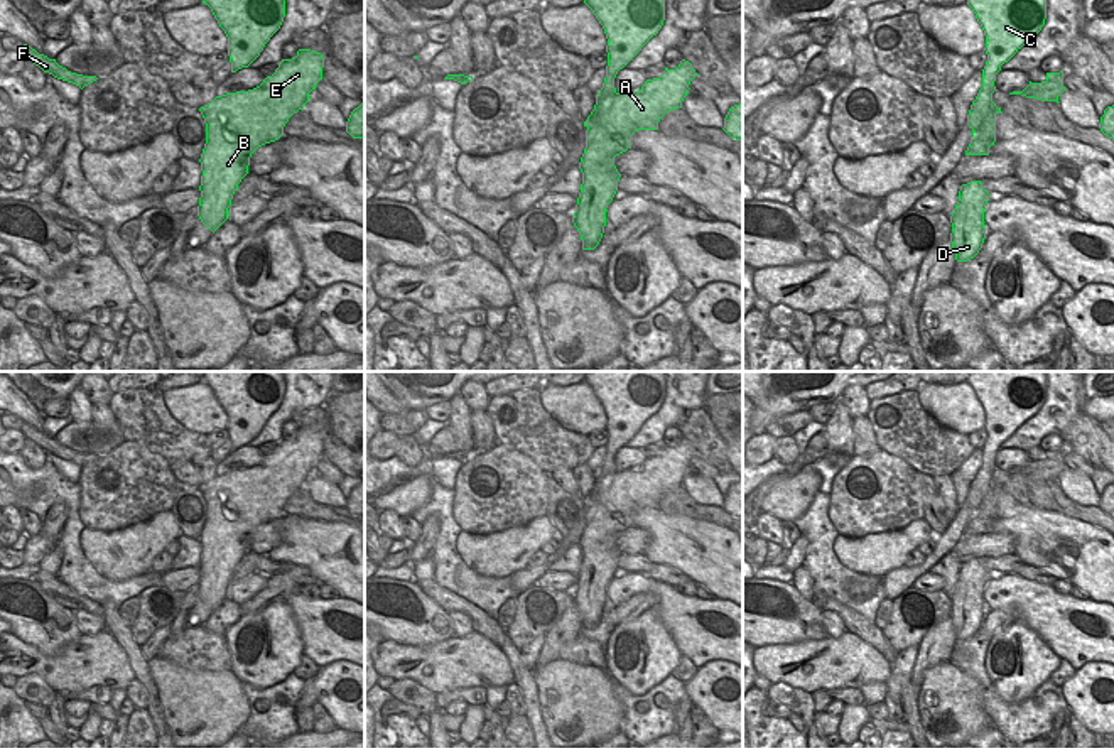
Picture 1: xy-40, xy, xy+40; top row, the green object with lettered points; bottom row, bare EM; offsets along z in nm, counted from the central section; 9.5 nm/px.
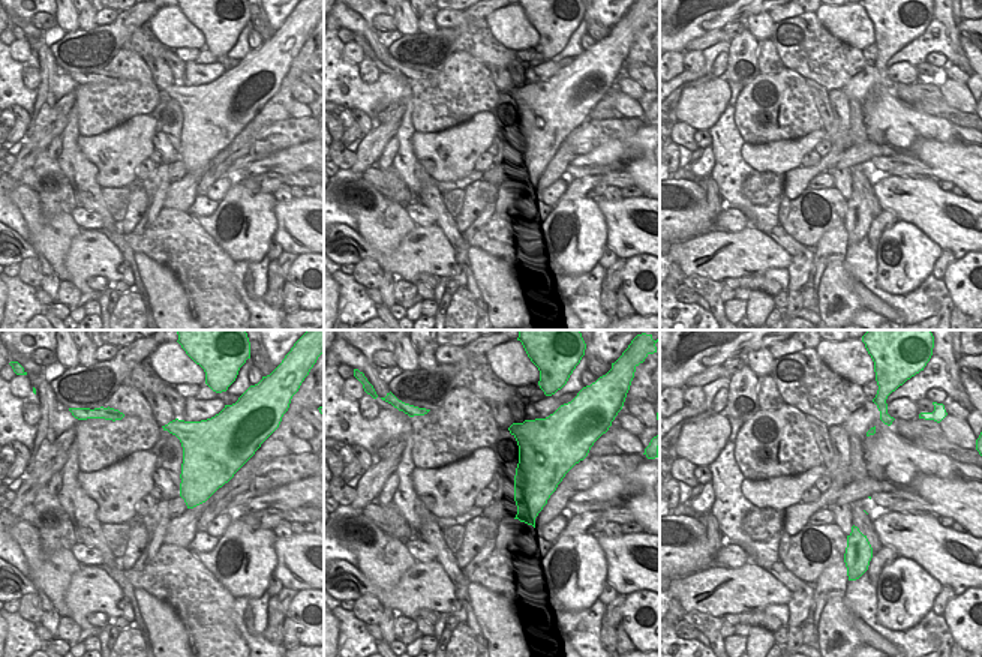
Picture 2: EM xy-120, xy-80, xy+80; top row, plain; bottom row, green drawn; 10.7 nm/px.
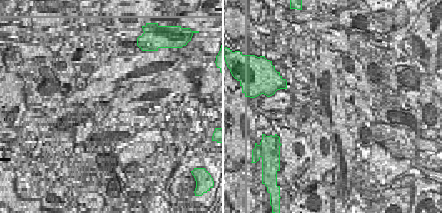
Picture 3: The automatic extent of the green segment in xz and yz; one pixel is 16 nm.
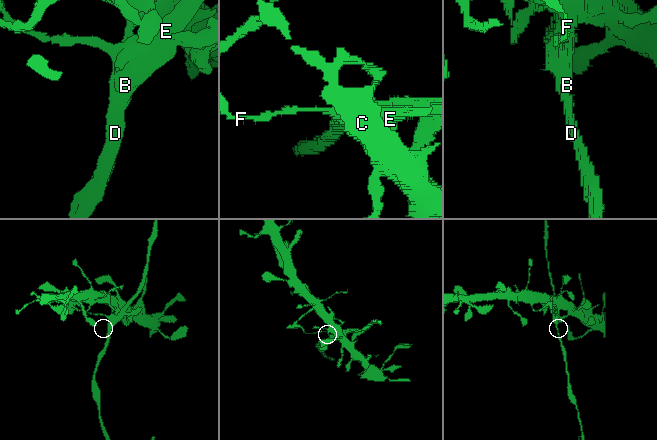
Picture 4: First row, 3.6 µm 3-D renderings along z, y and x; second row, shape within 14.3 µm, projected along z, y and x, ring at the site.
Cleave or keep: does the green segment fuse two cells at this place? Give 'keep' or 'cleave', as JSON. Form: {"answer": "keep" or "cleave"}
{"answer": "cleave"}

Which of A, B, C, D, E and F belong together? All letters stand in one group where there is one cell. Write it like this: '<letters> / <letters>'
A B D E F / C

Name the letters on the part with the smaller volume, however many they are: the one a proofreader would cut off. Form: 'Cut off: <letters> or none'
Cut off: A, B, D, E, F

